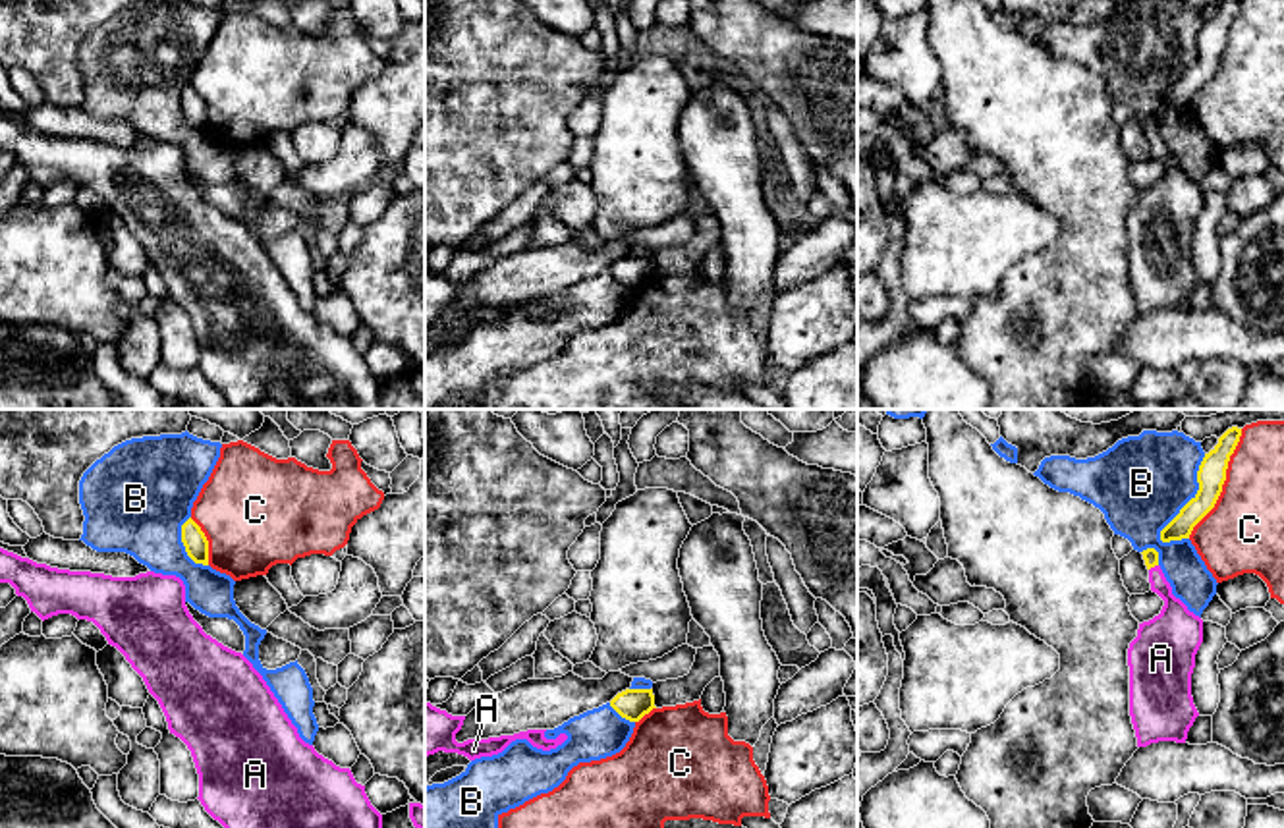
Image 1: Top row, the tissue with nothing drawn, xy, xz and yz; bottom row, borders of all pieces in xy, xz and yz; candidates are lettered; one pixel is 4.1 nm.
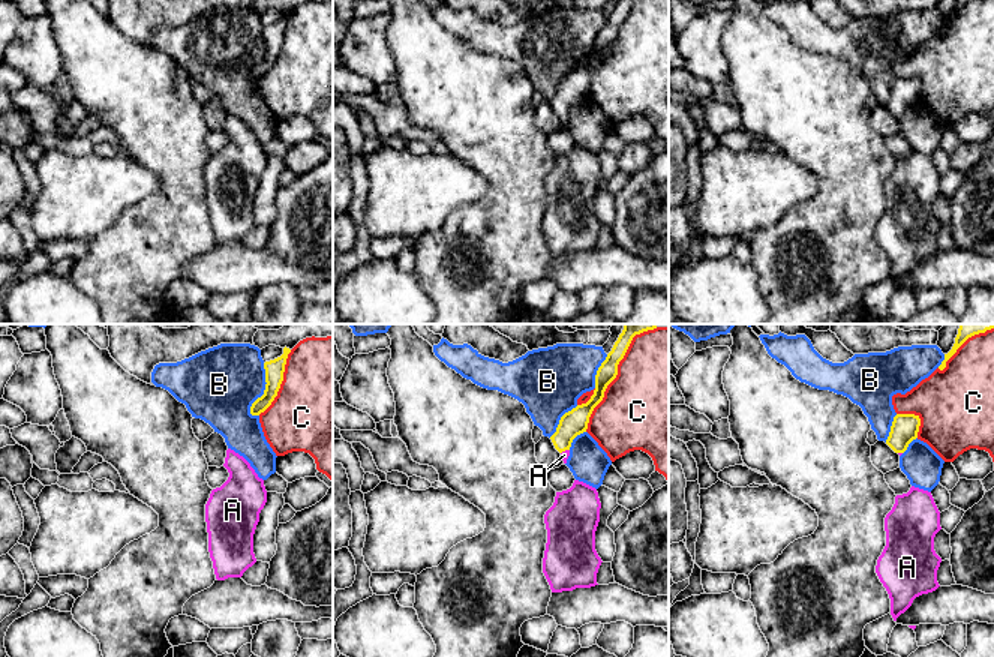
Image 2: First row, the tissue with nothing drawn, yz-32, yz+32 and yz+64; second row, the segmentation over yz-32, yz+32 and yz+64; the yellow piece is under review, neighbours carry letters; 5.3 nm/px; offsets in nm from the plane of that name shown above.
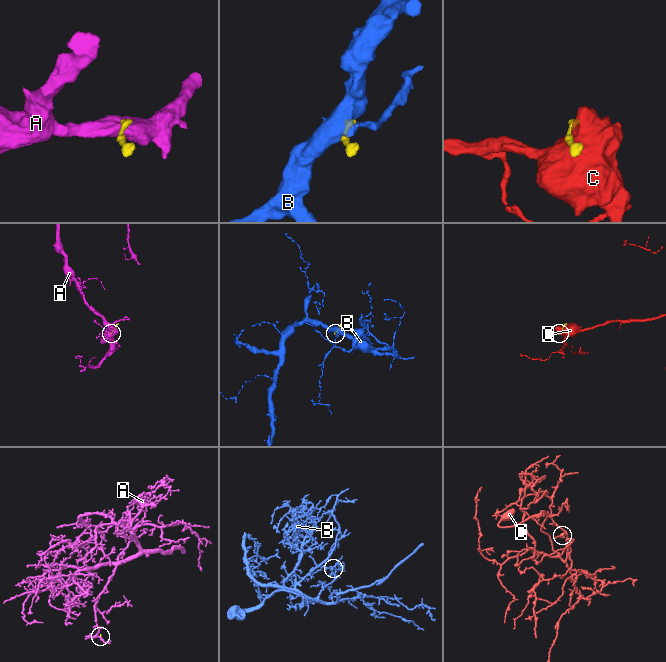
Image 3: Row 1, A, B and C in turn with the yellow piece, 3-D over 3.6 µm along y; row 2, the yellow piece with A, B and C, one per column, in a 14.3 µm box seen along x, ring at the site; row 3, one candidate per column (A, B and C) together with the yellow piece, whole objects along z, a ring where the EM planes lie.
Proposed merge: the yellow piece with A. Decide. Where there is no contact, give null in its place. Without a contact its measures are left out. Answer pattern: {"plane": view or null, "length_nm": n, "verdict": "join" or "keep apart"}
{"plane": "yz", "length_nm": 50, "verdict": "join"}

